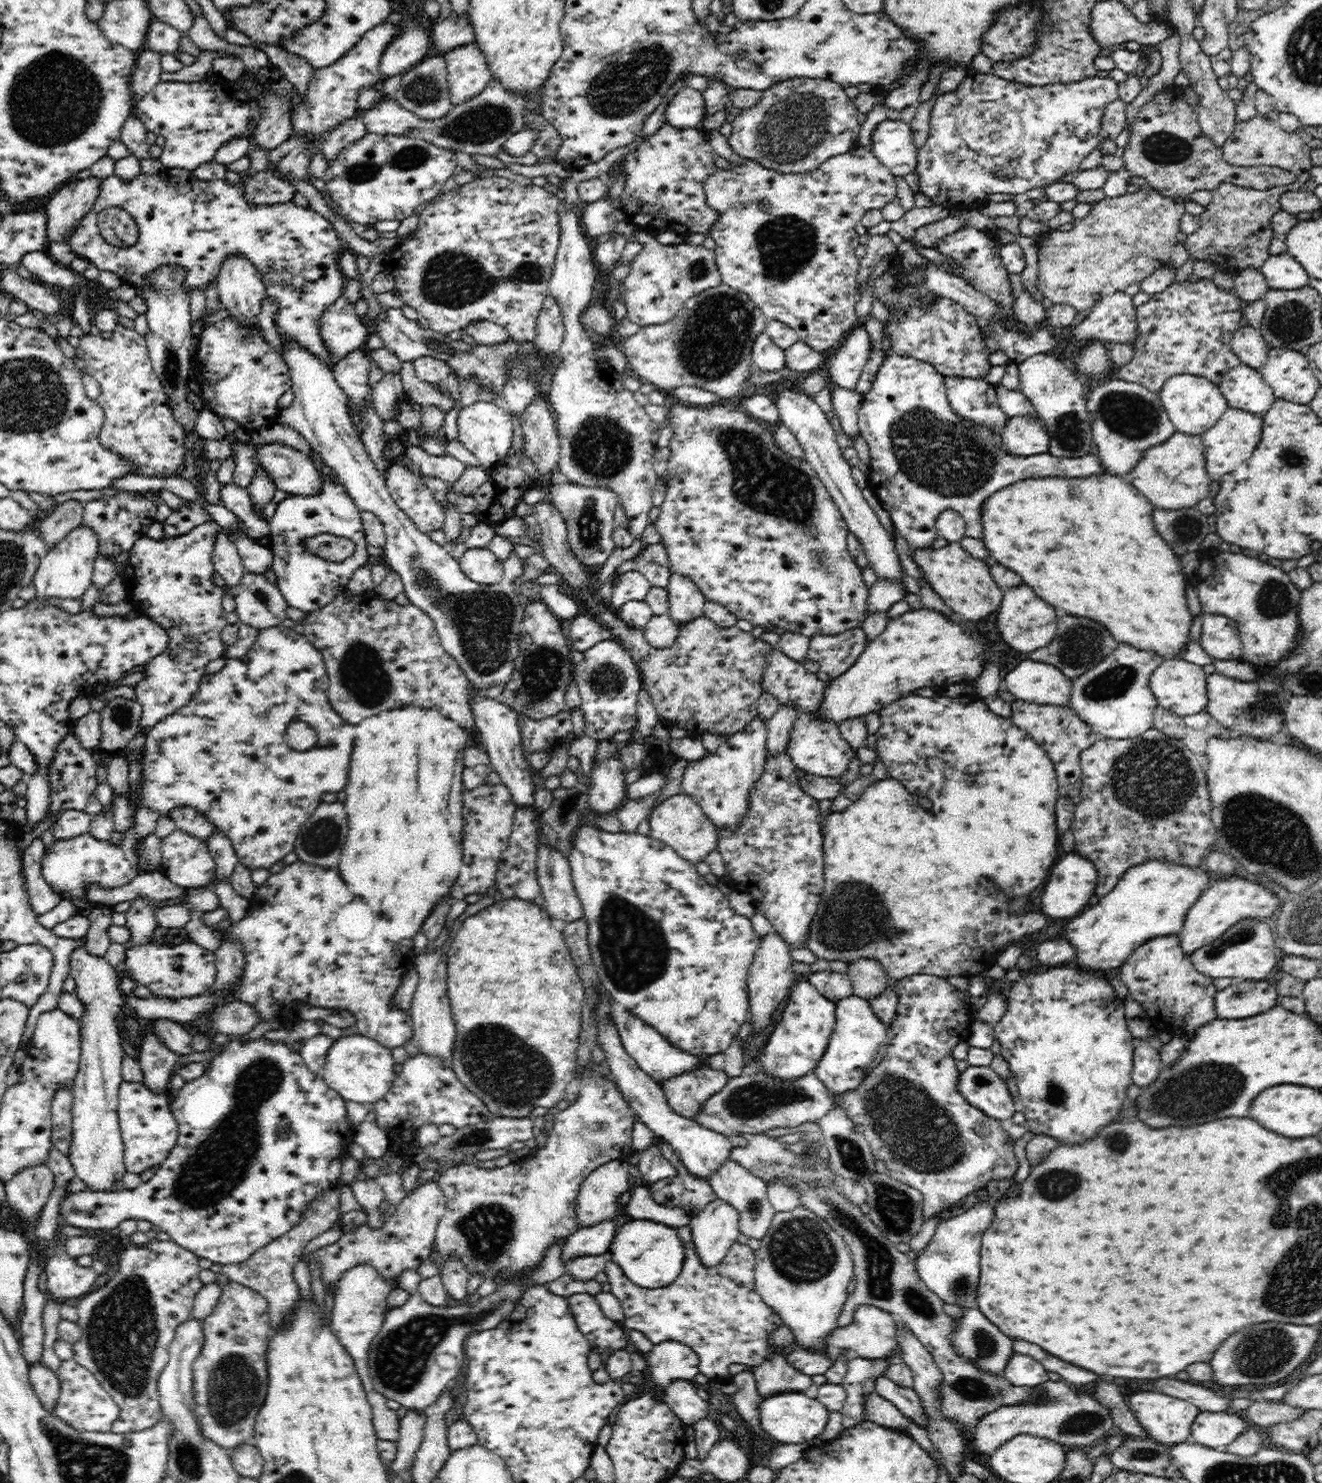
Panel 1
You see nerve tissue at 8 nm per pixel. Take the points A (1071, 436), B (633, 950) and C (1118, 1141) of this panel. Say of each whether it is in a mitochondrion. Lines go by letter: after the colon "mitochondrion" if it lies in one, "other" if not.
A: mitochondrion
B: mitochondrion
C: mitochondrion

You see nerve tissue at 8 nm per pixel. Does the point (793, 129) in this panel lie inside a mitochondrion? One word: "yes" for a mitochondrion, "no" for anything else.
yes

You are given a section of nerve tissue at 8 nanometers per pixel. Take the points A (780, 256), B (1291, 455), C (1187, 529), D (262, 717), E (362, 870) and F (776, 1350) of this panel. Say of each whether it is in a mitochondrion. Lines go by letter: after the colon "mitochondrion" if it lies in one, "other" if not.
A: mitochondrion
B: mitochondrion
C: mitochondrion
D: mitochondrion
E: other
F: other

